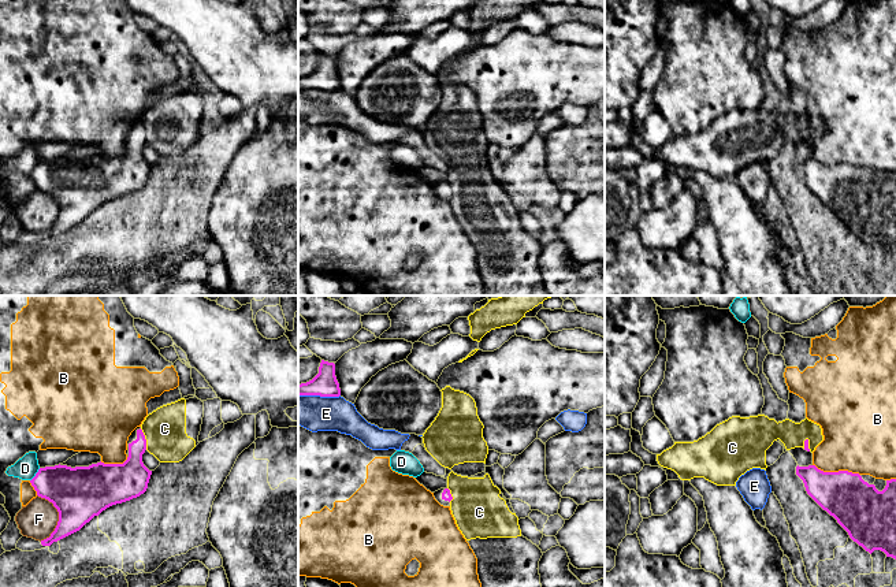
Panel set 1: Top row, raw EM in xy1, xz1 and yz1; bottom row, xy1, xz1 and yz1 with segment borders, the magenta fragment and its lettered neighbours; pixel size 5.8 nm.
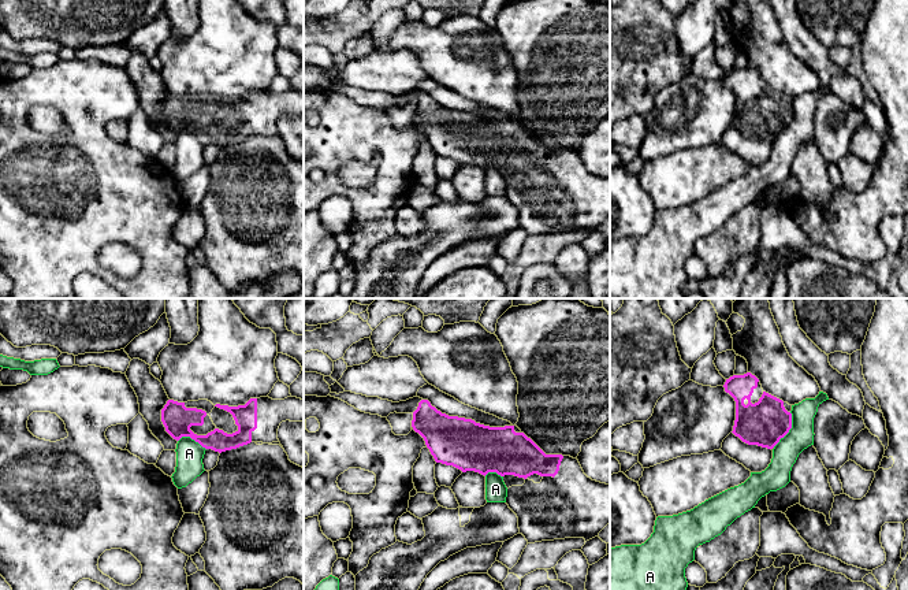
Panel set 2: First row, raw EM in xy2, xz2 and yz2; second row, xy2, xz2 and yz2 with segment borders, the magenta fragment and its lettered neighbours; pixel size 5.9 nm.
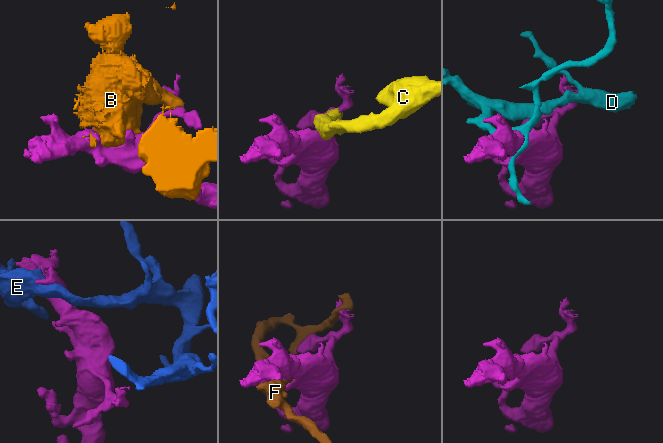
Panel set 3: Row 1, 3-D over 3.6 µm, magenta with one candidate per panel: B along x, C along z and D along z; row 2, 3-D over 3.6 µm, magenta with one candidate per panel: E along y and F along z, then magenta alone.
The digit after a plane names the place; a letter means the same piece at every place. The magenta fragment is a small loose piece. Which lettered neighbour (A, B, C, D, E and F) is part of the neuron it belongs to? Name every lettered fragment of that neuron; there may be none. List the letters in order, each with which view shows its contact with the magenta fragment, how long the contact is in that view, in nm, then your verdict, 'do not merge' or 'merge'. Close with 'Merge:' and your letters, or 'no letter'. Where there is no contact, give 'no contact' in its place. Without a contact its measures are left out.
A: contact in yz2; length 240 nm; do not merge
B: contact in yz1; length 280 nm; do not merge
C: contact in xy1; length 130 nm; do not merge
D: contact in xy1; length 100 nm; do not merge
E: contact in xz1; length 240 nm; do not merge
F: contact in xy1; length 280 nm; do not merge
Merge: no letter

